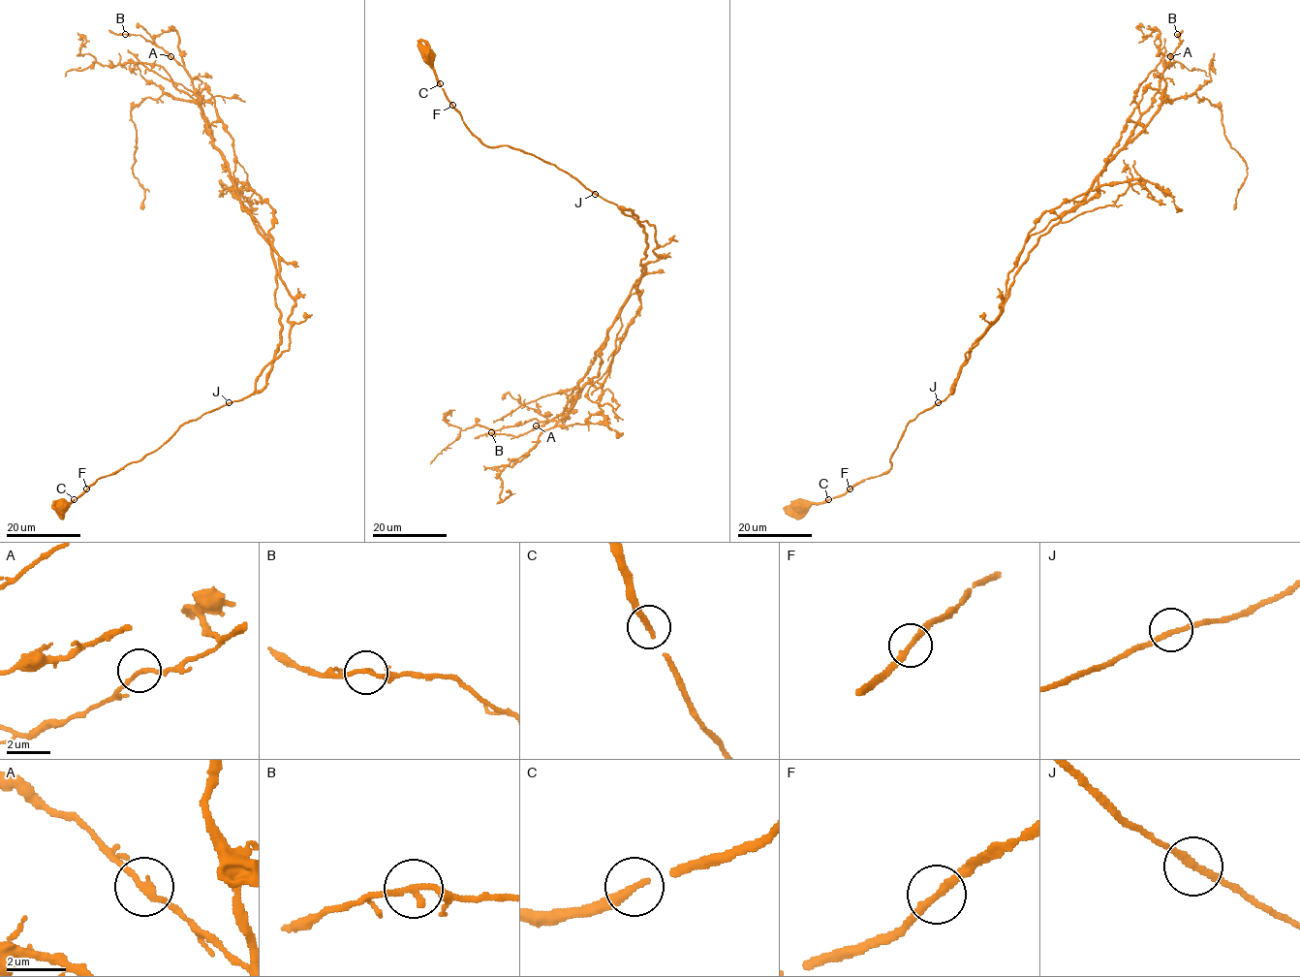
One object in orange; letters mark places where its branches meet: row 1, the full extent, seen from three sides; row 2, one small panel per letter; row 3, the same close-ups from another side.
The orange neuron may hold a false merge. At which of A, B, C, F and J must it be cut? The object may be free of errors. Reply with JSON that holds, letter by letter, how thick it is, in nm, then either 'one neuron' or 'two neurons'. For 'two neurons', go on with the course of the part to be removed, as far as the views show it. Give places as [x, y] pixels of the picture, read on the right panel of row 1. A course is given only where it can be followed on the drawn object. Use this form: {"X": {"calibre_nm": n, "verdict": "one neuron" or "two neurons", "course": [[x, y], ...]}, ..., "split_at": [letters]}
{"A": {"calibre_nm": 200, "verdict": "one neuron"}, "B": {"calibre_nm": 220, "verdict": "one neuron"}, "C": {"calibre_nm": 220, "verdict": "one neuron"}, "F": {"calibre_nm": 240, "verdict": "one neuron"}, "J": {"calibre_nm": 200, "verdict": "one neuron"}, "split_at": []}

